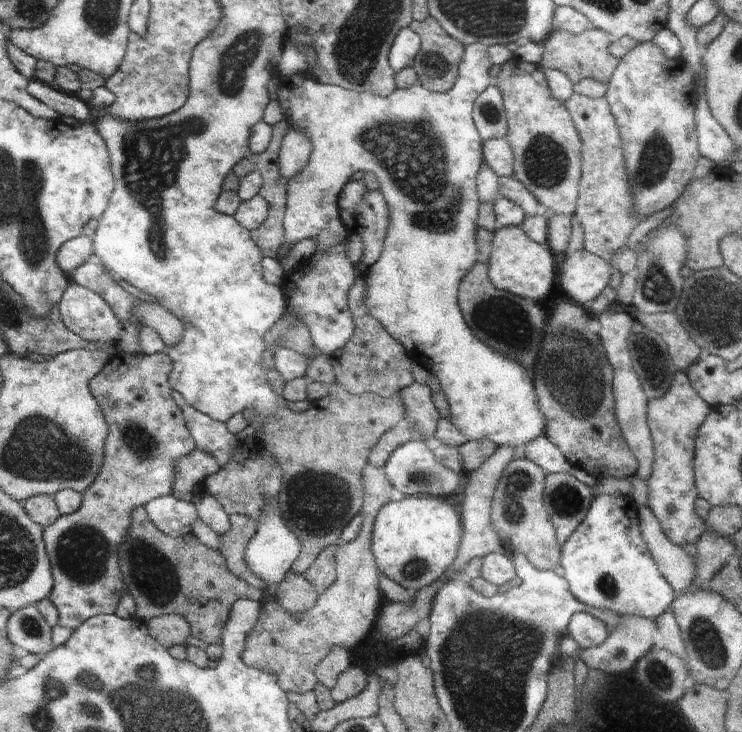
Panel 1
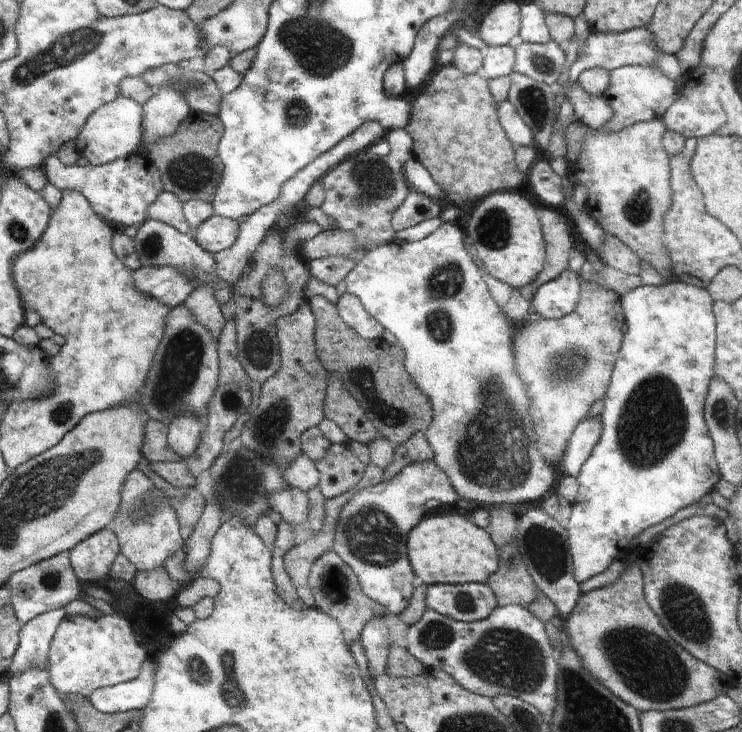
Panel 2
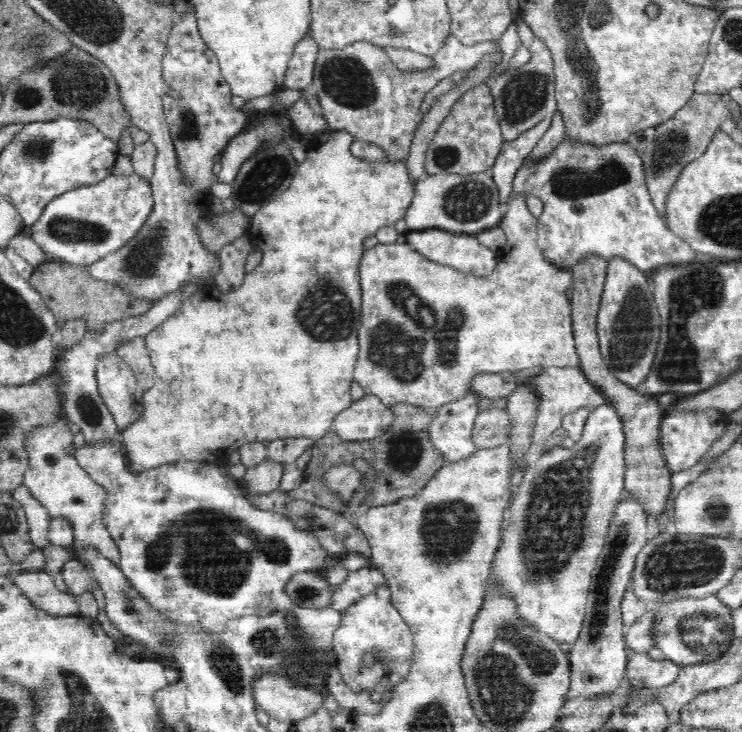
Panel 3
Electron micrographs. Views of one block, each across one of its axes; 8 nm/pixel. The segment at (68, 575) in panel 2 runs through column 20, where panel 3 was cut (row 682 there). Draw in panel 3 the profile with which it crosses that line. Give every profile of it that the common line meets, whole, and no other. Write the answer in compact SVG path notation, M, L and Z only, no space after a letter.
M628 493L616 505L602 554L591 576L583 627L573 648L567 653L571 664L571 681L565 702L614 694L620 688L628 662L621 602L631 584L636 557L647 546L648 540L648 513L640 499Z

